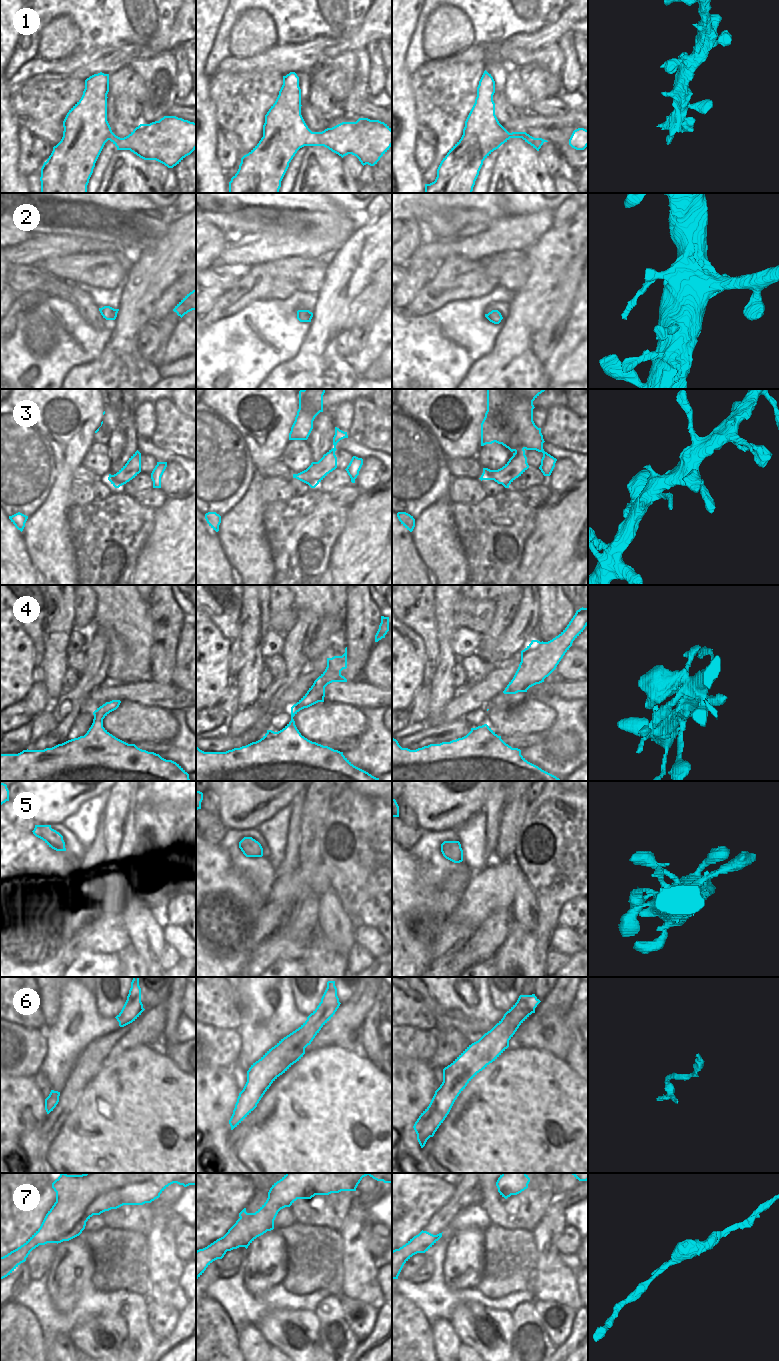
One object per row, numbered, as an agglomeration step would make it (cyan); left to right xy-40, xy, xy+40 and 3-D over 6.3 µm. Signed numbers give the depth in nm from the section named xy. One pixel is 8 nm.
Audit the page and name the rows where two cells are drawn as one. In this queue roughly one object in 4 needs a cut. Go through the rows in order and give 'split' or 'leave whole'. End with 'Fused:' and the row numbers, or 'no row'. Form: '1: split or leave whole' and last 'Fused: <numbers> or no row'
1: leave whole
2: leave whole
3: leave whole
4: leave whole
5: leave whole
6: leave whole
7: leave whole
Fused: no row

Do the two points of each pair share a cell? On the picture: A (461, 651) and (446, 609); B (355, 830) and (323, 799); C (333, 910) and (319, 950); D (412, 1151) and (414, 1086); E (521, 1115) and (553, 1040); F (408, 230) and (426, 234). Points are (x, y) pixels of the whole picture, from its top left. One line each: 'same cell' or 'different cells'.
A: different cells
B: different cells
C: different cells
D: same cell
E: different cells
F: different cells

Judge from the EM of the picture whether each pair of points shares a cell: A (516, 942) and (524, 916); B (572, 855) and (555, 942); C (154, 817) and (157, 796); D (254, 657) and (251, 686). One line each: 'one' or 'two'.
A: two
B: two
C: two
D: one

